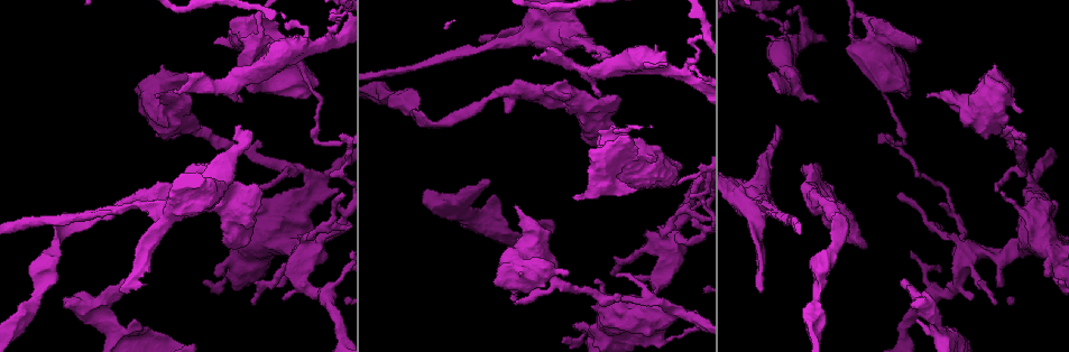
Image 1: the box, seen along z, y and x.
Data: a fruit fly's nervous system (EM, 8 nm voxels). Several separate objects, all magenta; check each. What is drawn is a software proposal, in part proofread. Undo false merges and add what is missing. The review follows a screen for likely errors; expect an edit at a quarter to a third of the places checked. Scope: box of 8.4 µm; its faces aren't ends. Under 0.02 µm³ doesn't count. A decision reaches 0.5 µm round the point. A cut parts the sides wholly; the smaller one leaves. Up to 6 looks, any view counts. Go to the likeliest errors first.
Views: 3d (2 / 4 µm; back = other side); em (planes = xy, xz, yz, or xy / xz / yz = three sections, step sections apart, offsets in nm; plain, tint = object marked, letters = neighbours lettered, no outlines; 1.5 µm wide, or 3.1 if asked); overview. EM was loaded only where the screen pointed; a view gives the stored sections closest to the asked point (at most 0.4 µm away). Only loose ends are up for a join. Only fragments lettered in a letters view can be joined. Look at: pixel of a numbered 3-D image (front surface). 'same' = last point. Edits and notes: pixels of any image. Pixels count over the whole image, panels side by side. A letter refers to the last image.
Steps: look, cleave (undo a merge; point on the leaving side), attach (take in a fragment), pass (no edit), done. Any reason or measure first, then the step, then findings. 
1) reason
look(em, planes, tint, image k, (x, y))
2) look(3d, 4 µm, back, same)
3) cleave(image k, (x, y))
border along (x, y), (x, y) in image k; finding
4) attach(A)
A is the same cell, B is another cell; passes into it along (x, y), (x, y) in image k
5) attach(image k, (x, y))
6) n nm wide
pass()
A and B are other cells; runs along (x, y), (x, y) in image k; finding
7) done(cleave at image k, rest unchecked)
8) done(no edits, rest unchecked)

an open end
look(em, planes, letters, image 1, (126, 293))

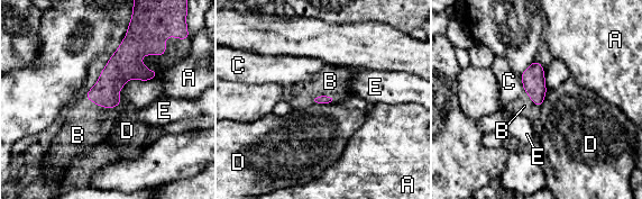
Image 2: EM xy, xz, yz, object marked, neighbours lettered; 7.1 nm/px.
B touches over 280 nm
attach(image 2, (82, 119))
B is the same cell, A, C, D and E are other cells; passes into it along (115, 75), (103, 107), (82, 119) in image 2; the neuron continues

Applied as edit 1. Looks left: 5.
branch stops here
look(3d, 2 µm, back, image 1, (904, 280))

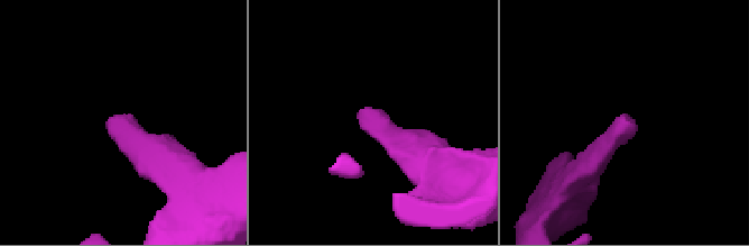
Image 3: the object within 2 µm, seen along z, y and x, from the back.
look(em, planes, plain, image 3, (106, 122))

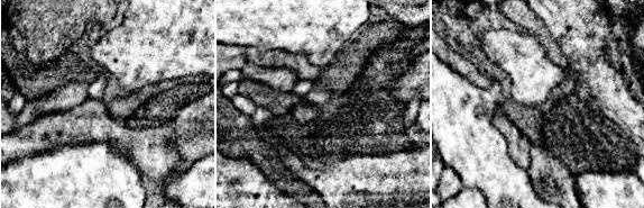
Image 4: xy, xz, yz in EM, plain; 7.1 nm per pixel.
what lies round it
look(em, planes, letters, same)

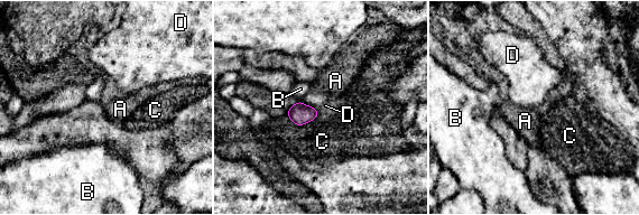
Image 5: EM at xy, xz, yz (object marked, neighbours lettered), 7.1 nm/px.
pass()
A, B, C and D are other cells; border along (299, 100), (320, 112) in image 5; no lettered fragment goes on from it

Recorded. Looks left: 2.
branch stops here
look(em, planes, letters, image 1, (833, 201))

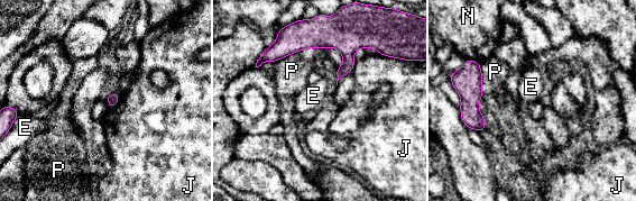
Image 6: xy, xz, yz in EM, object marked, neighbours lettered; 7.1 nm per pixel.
P touches over 320 nm
pass()
E, J, N and P are other cells; border along (120, 93), (119, 100), (110, 108) in image 6; no lettered fragment goes on from it

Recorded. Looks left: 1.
done(attach at image 2, rest unchecked)

